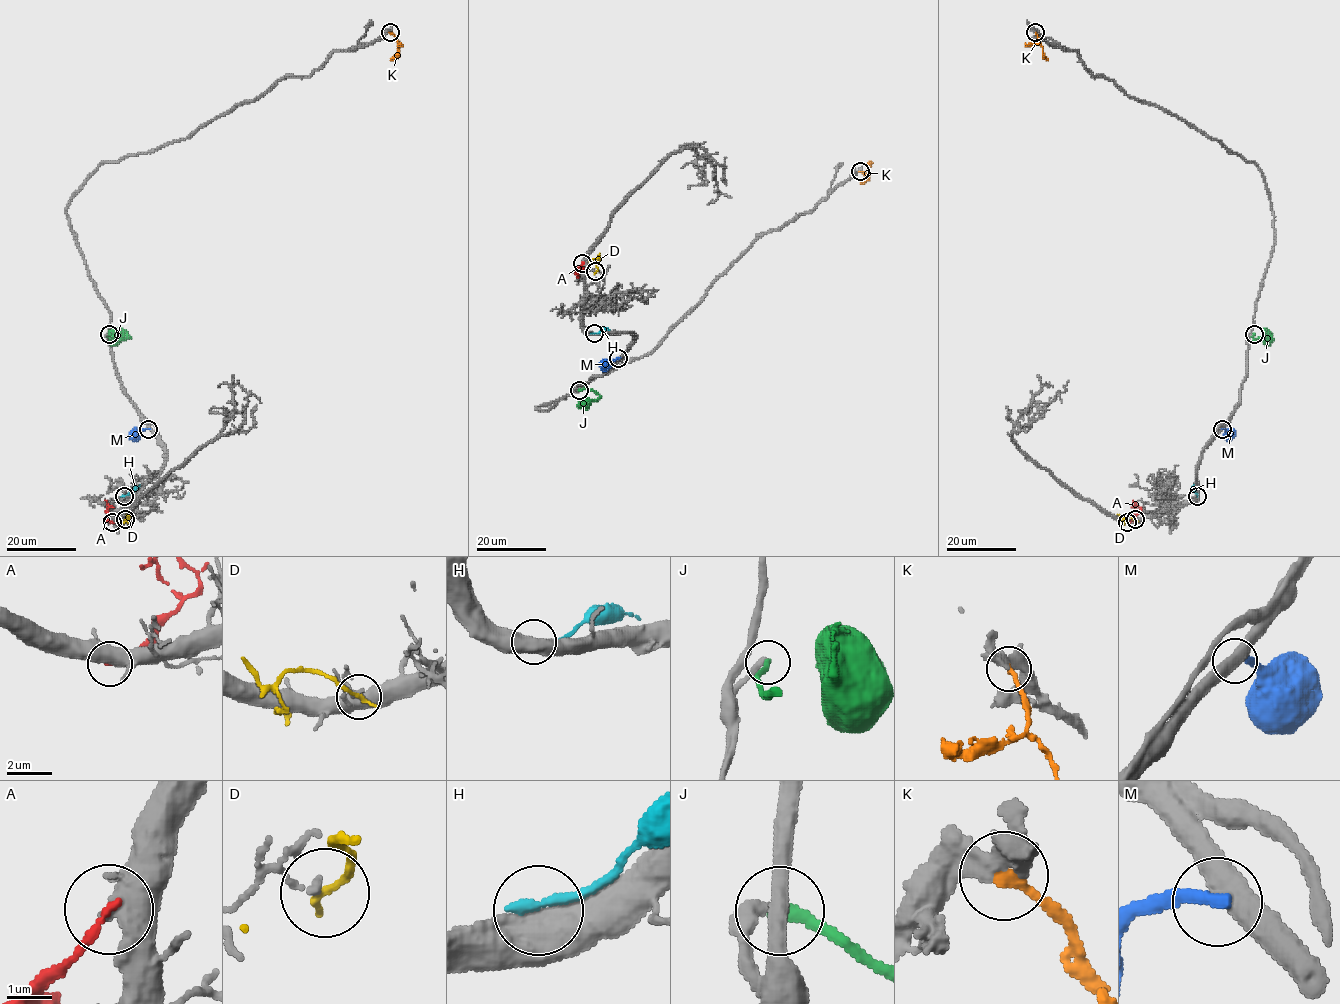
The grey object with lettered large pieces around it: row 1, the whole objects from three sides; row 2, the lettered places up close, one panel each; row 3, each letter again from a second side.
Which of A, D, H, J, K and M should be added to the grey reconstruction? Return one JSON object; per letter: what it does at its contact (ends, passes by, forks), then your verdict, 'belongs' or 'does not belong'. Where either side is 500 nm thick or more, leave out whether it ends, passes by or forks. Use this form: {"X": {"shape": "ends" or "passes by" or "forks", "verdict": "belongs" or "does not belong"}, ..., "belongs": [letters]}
{"A": {"shape": "ends", "verdict": "does not belong"}, "D": {"shape": "ends", "verdict": "does not belong"}, "H": {"verdict": "does not belong"}, "J": {"shape": "ends", "verdict": "belongs"}, "K": {"shape": "ends", "verdict": "belongs"}, "M": {"shape": "ends", "verdict": "does not belong"}, "belongs": ["J", "K"]}

